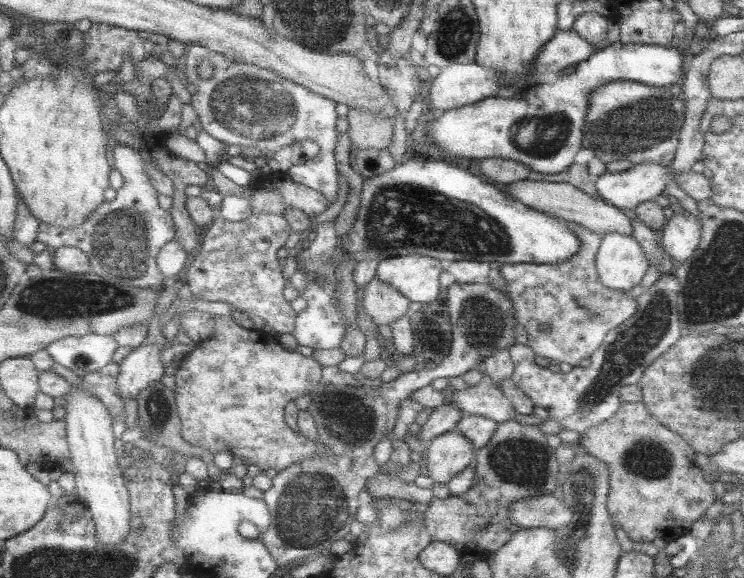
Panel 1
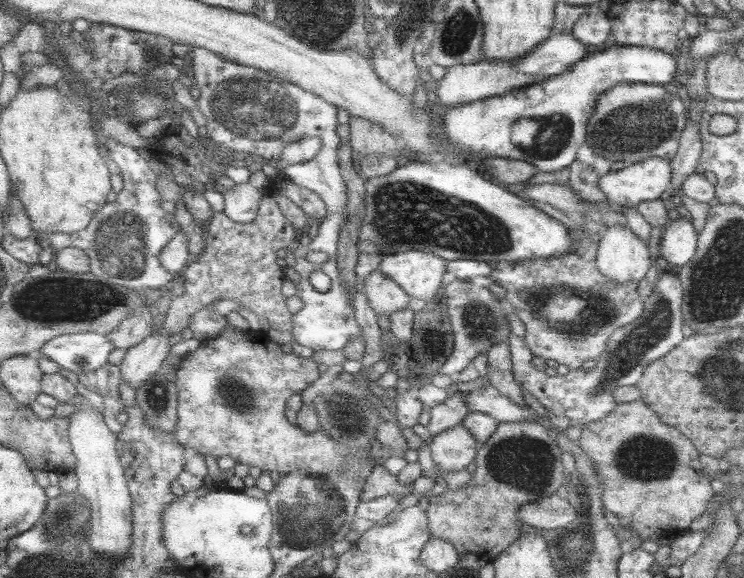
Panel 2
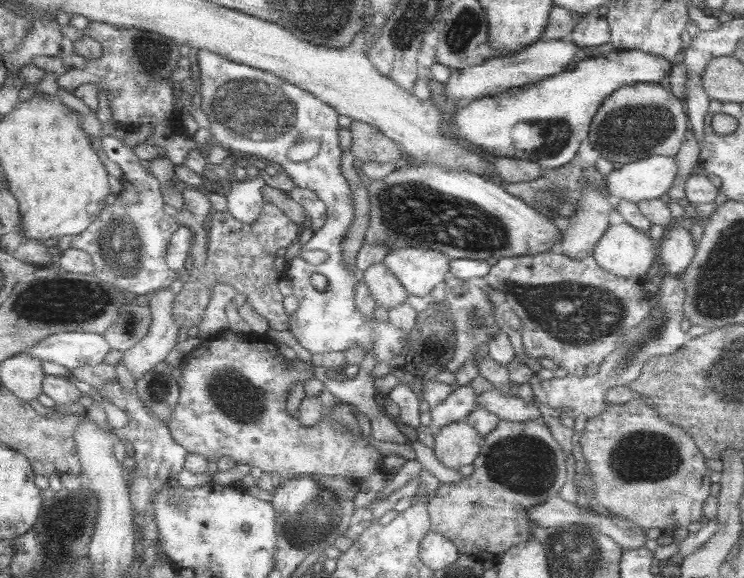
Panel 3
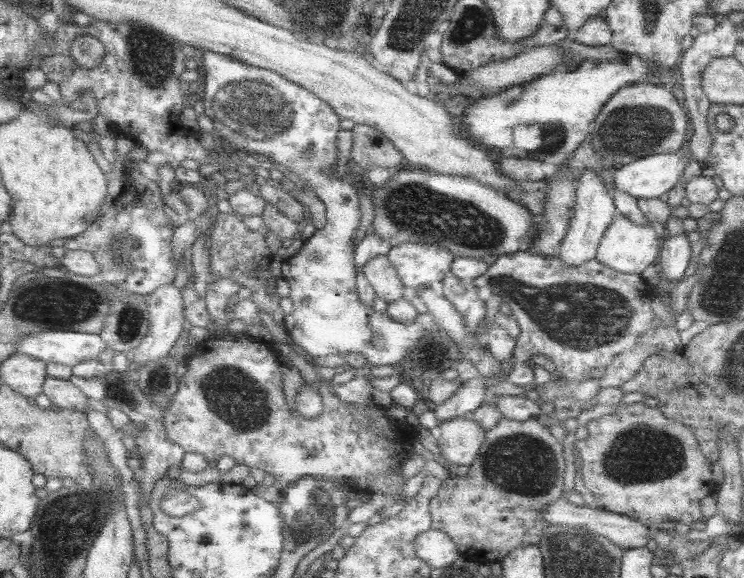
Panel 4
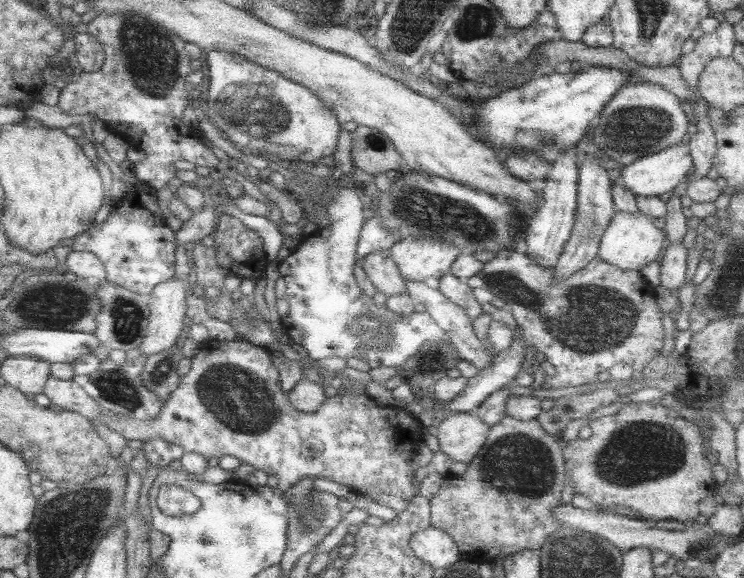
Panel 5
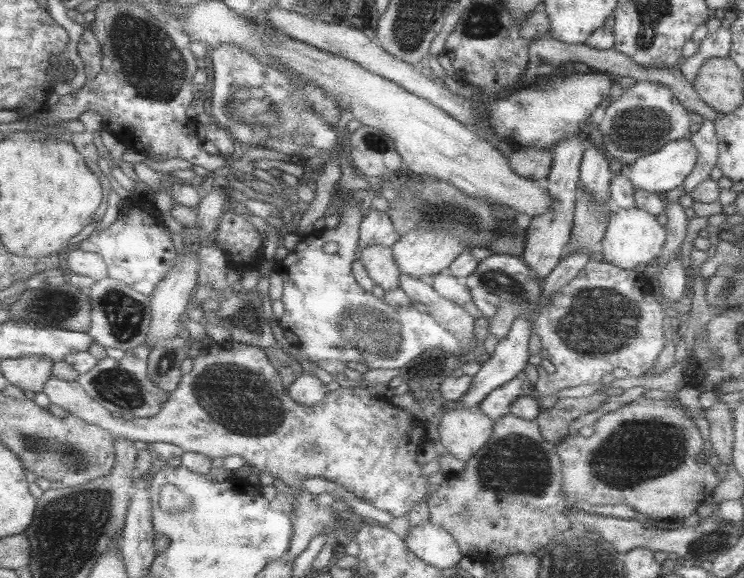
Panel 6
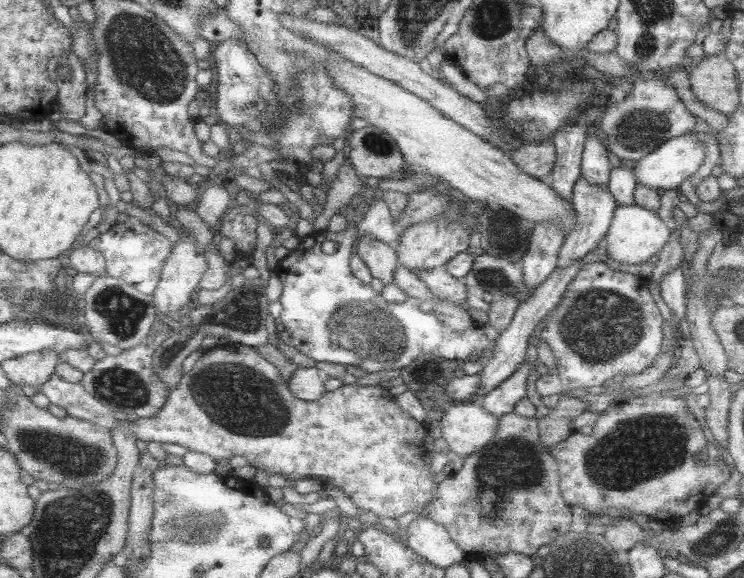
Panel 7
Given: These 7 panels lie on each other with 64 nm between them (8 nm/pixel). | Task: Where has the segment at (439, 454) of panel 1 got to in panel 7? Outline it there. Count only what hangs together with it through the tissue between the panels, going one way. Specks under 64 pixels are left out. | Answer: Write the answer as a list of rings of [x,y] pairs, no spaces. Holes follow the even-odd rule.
[[[479,400],[457,402],[443,414],[439,422],[443,440],[449,444],[449,452],[461,458],[487,448],[497,438],[501,426],[501,418],[491,414]]]

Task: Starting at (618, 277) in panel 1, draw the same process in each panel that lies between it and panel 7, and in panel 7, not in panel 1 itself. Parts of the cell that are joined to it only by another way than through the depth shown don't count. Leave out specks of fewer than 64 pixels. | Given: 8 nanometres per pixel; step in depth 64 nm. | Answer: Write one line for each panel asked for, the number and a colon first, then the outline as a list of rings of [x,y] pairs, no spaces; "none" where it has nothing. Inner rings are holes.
2: [[[623,224],[603,228],[595,252],[595,268],[615,284],[641,282],[649,270],[649,248],[643,238]]]
3: [[[627,222],[607,226],[603,236],[597,240],[591,256],[605,272],[615,274],[617,278],[643,278],[645,280],[645,272],[657,268],[657,244],[653,244],[647,230],[637,230]]]
4: [[[617,214],[617,218],[607,226],[607,230],[601,236],[595,260],[599,260],[603,266],[617,270],[621,274],[639,274],[649,264],[657,264],[661,242],[663,242],[663,236],[657,236],[649,226],[649,222],[647,224],[631,222],[631,218]]]
5: [[[615,212],[613,218],[609,220],[609,226],[605,226],[601,234],[597,258],[619,270],[639,272],[651,260],[659,260],[663,248],[665,248],[665,234],[663,230],[653,226],[651,218],[647,218],[641,212]]]
6: [[[615,208],[607,220],[603,240],[599,242],[599,250],[605,262],[621,270],[633,270],[635,266],[645,266],[653,262],[661,254],[665,236],[667,236],[665,226],[657,224],[657,218],[653,214],[641,208]]]
7: [[[617,204],[613,210],[613,218],[609,224],[609,230],[605,234],[605,248],[607,258],[619,262],[619,264],[643,264],[653,254],[659,254],[659,250],[667,244],[671,238],[671,226],[665,224],[655,210],[647,210],[637,204]]]

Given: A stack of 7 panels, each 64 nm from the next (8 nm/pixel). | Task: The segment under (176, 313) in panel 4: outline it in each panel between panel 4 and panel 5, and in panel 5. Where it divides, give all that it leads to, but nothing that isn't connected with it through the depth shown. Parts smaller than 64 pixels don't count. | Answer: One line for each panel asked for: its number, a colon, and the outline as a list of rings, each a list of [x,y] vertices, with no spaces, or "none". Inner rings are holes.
5: [[[189,274],[185,280],[171,278],[169,282],[163,282],[161,286],[157,286],[157,290],[153,290],[153,294],[149,296],[149,308],[151,308],[149,332],[141,346],[141,352],[145,354],[145,358],[151,358],[153,354],[169,352],[175,346],[175,342],[181,338],[183,326],[189,324],[187,310],[189,310],[189,296],[193,294],[193,286],[195,286],[195,280]]]

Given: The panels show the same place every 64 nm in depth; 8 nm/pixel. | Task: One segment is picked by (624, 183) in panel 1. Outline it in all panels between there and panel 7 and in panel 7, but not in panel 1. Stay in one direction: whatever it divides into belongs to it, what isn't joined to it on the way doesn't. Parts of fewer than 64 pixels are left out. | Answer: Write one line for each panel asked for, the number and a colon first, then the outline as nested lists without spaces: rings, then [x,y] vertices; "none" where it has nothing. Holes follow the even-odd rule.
2: [[[647,158],[641,162],[625,164],[617,172],[599,178],[599,190],[621,206],[637,206],[641,202],[659,200],[671,184],[671,160]]]
3: [[[653,154],[613,170],[605,178],[607,196],[617,196],[633,204],[641,200],[657,200],[661,194],[667,194],[675,176],[677,158]]]
4: [[[679,148],[677,152],[663,152],[639,158],[637,162],[629,162],[615,170],[611,190],[621,190],[639,198],[665,198],[665,194],[677,186],[681,174],[687,166],[687,148]]]
5: [[[683,140],[679,144],[665,146],[665,150],[659,150],[655,154],[643,156],[643,158],[637,158],[635,162],[627,164],[621,170],[621,182],[635,196],[657,196],[657,198],[665,198],[687,176],[687,172],[689,172],[691,166],[693,166],[693,158],[689,154],[689,146]]]
6: [[[687,138],[671,140],[657,152],[637,158],[631,166],[629,180],[635,190],[645,190],[653,194],[665,194],[667,190],[679,188],[683,180],[695,168],[697,150]]]
7: [[[689,132],[689,134],[665,140],[657,150],[653,150],[647,156],[643,156],[637,162],[637,166],[635,166],[633,172],[635,172],[637,184],[653,188],[653,190],[663,188],[663,192],[665,192],[665,190],[679,188],[681,182],[685,182],[689,176],[693,176],[699,170],[699,166],[703,164],[703,160],[705,160],[703,140],[697,136],[697,132]]]

